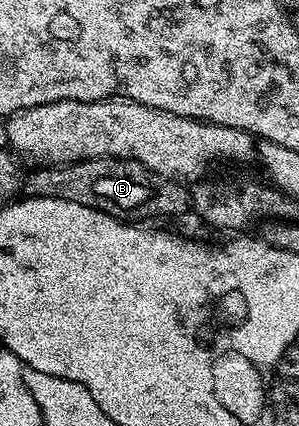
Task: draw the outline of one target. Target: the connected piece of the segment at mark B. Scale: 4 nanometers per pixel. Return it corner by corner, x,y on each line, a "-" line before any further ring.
83,159
80,163
40,165
25,174
22,191
28,197
41,195
74,201
78,205
93,207
117,217
136,217
132,215
138,214
139,211
144,215
184,215
190,211
190,191
183,182
156,175
150,169
146,169
146,165
133,159

